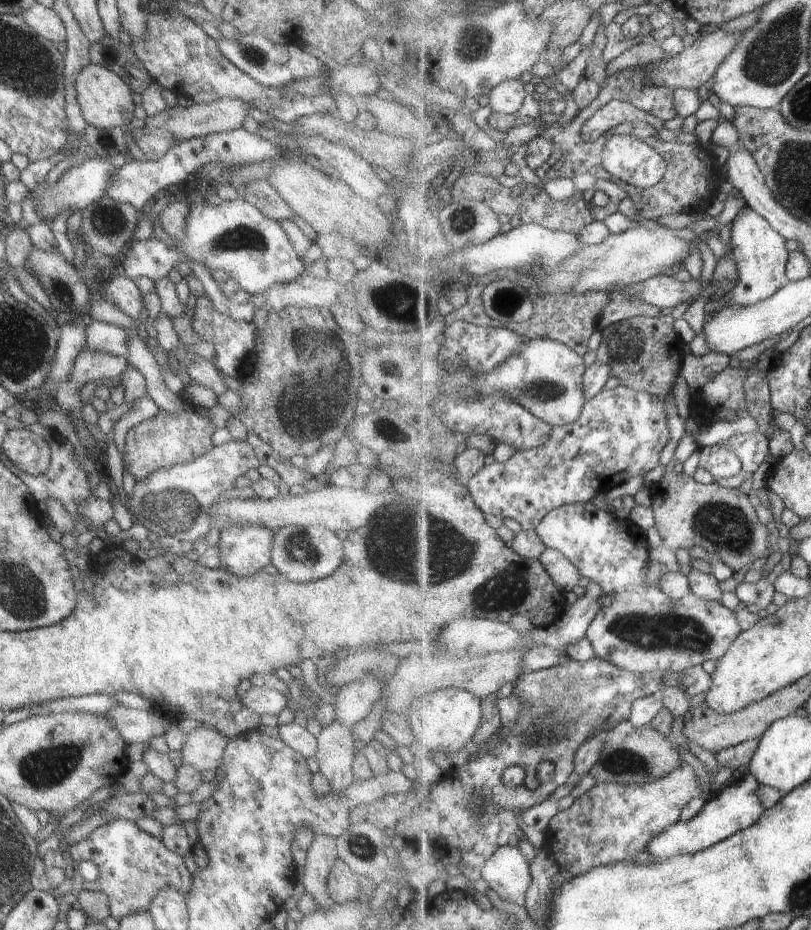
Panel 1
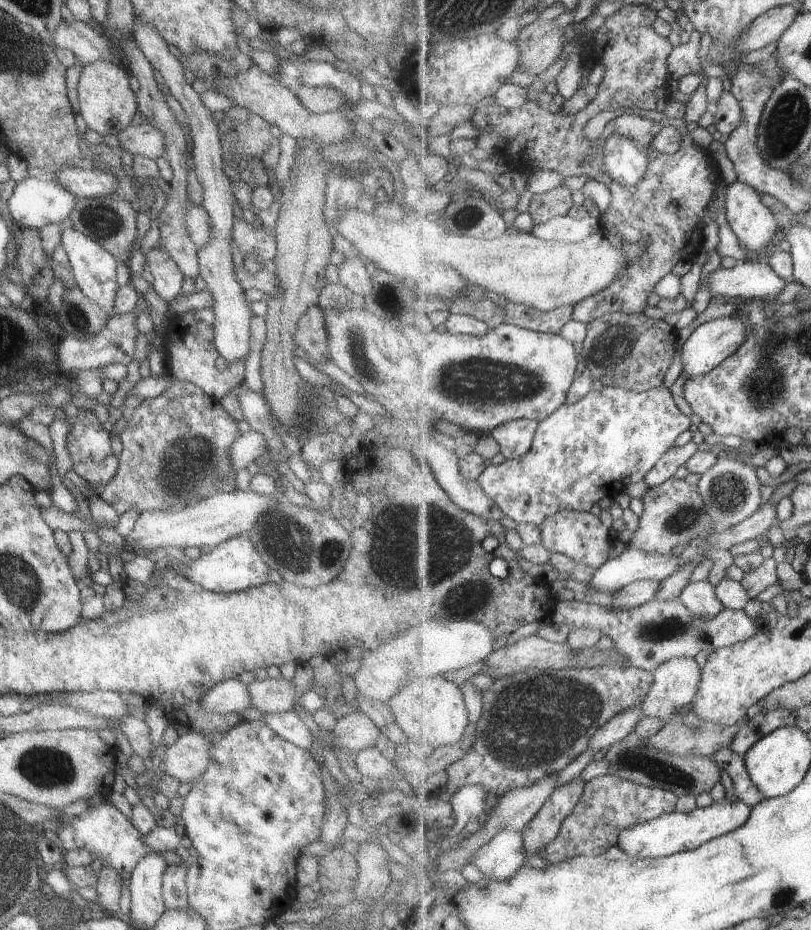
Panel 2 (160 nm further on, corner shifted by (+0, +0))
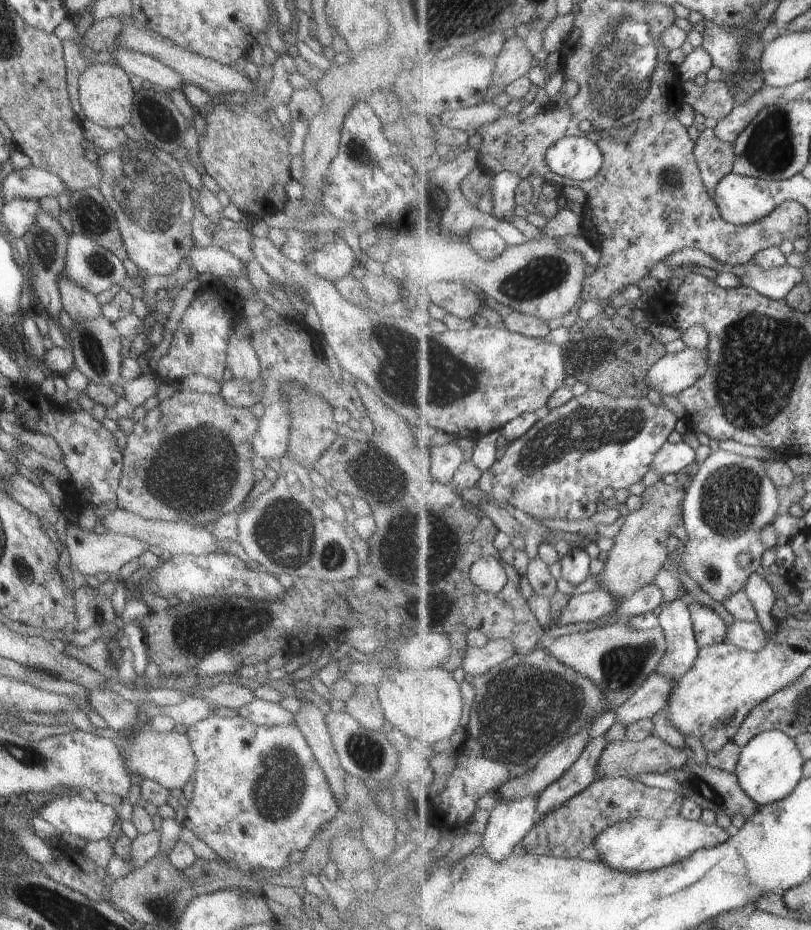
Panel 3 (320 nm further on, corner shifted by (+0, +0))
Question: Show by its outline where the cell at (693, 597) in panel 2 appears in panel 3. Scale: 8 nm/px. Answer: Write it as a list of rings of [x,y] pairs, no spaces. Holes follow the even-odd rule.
[[[686,598],[686,600],[694,620],[694,633],[699,648],[724,643],[728,627],[721,620],[721,616],[717,616],[713,610],[710,610],[707,606],[702,606],[699,602],[689,600],[689,598]]]

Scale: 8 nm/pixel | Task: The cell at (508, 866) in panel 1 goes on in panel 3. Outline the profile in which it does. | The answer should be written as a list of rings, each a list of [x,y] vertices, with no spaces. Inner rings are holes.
[[[531,795],[511,800],[500,799],[483,834],[481,845],[492,859],[504,861],[531,829],[540,822],[538,800]]]

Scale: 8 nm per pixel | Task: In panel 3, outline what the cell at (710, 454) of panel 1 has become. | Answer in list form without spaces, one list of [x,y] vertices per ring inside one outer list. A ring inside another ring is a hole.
[[[681,441],[680,443],[666,442],[663,448],[655,457],[651,469],[657,471],[662,477],[669,473],[679,473],[689,464],[699,464],[702,460],[703,451],[693,450],[689,444]]]

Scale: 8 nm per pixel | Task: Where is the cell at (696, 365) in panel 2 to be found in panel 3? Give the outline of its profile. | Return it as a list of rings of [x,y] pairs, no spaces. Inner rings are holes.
[[[709,345],[703,351],[686,347],[681,352],[660,358],[647,373],[648,388],[656,390],[660,396],[679,396],[706,373],[709,351]]]

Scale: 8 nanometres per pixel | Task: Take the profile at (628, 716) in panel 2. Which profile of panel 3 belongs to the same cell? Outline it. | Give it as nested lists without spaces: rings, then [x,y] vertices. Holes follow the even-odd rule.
[[[655,671],[637,692],[615,709],[616,720],[627,726],[654,716],[668,705],[676,684],[661,671]]]

